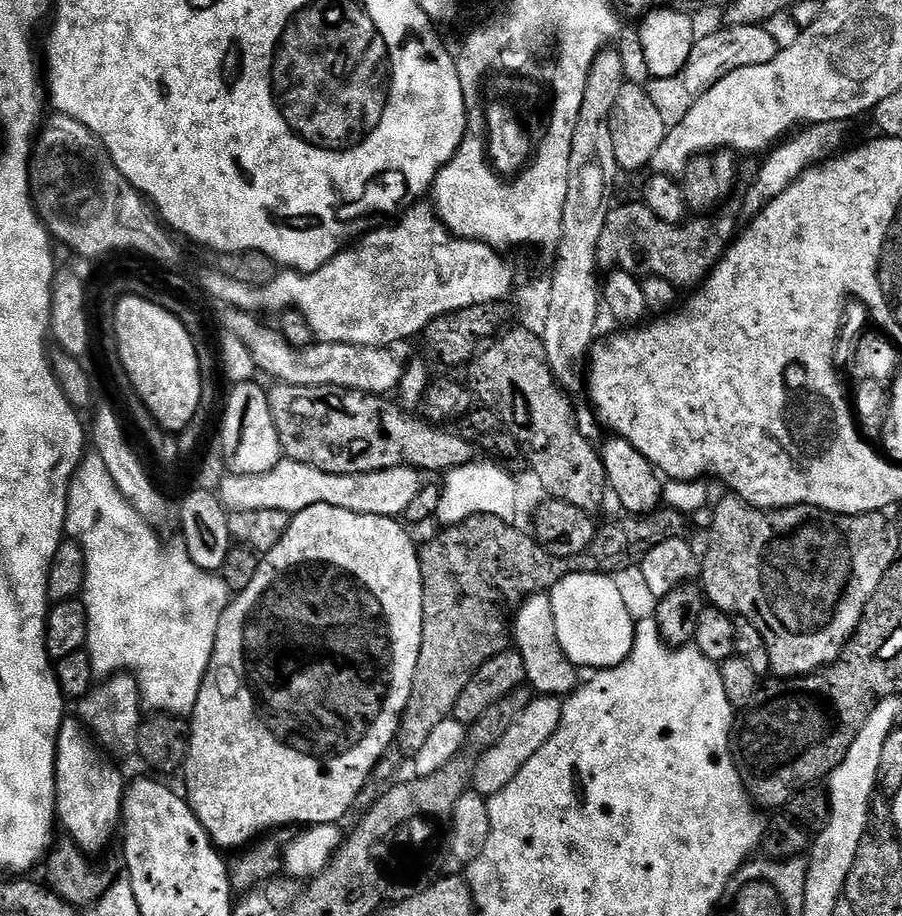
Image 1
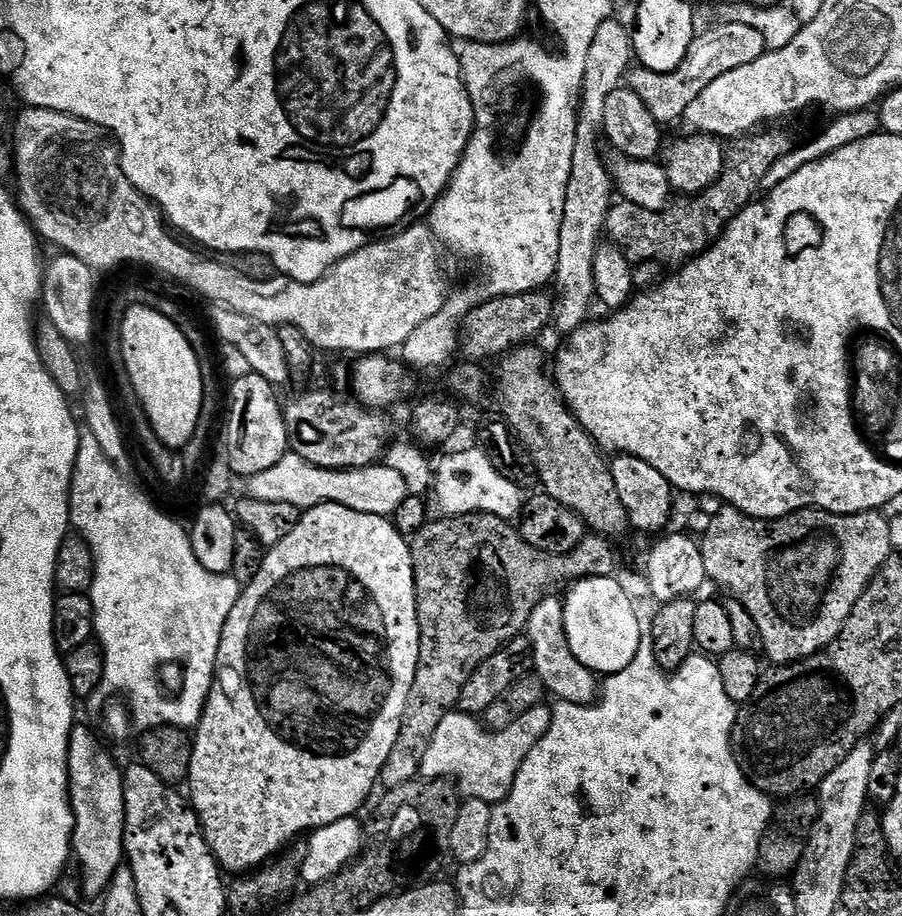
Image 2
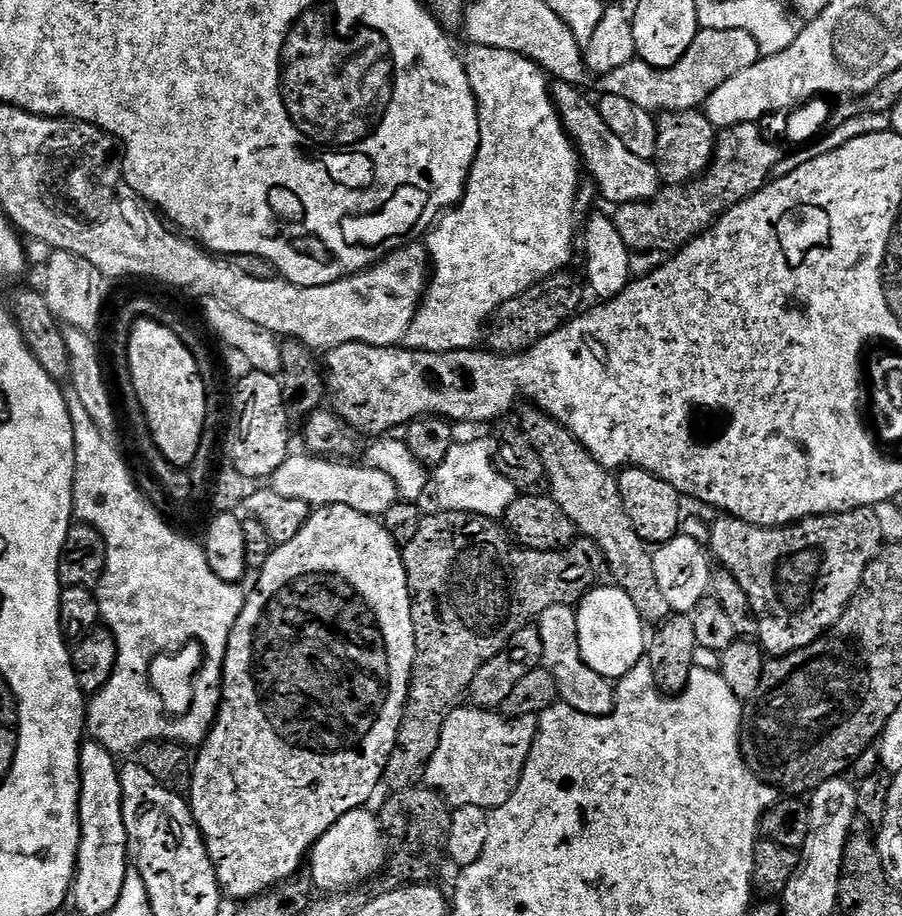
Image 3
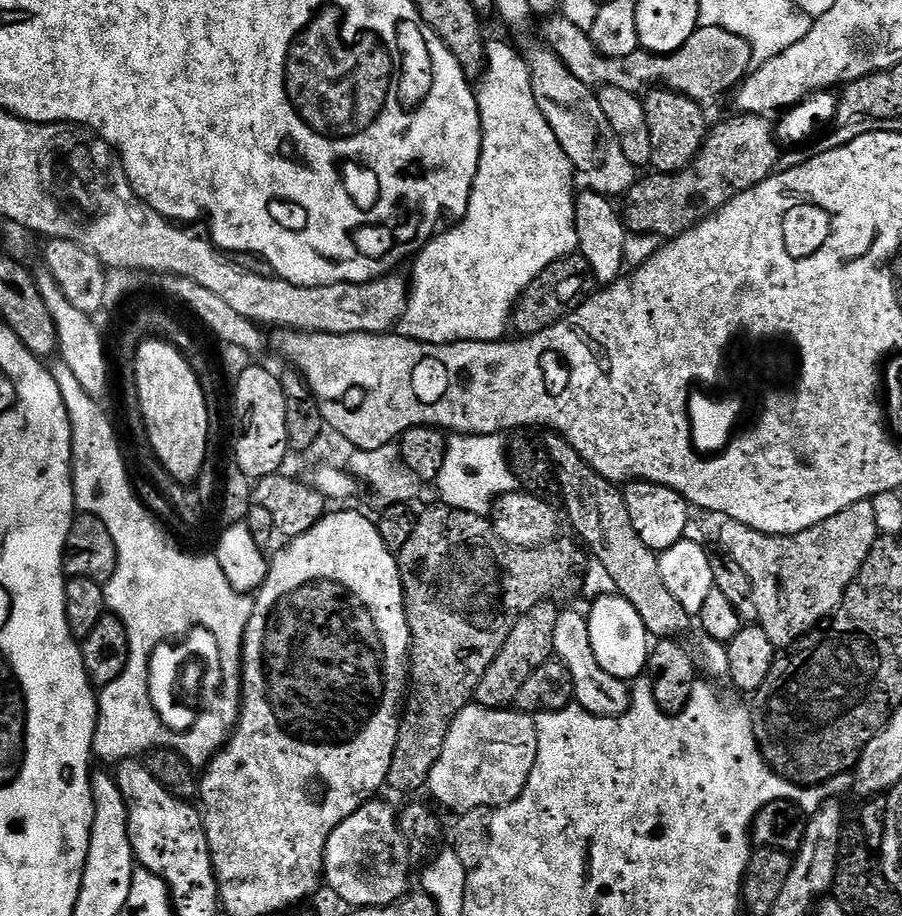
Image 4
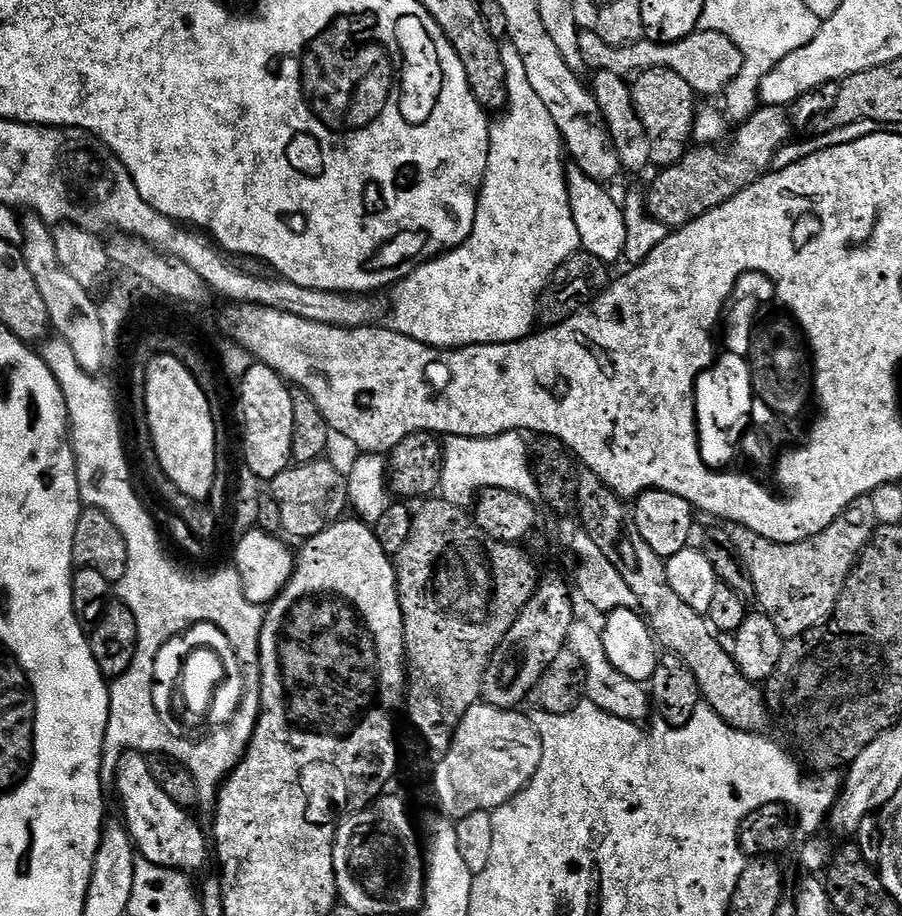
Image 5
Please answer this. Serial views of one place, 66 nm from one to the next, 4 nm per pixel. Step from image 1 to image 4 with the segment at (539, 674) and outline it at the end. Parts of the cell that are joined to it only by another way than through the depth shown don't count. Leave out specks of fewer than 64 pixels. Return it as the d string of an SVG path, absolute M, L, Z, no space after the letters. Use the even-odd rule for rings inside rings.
M561 611L557 615L552 647L559 663L563 664L564 669L568 671L568 679L572 681L572 695L579 707L586 709L595 716L621 716L623 712L628 710L628 707L632 704L632 689L625 681L619 680L613 674L608 674L598 664L598 660L594 656L594 650L591 649L588 617L583 611L582 613Z

